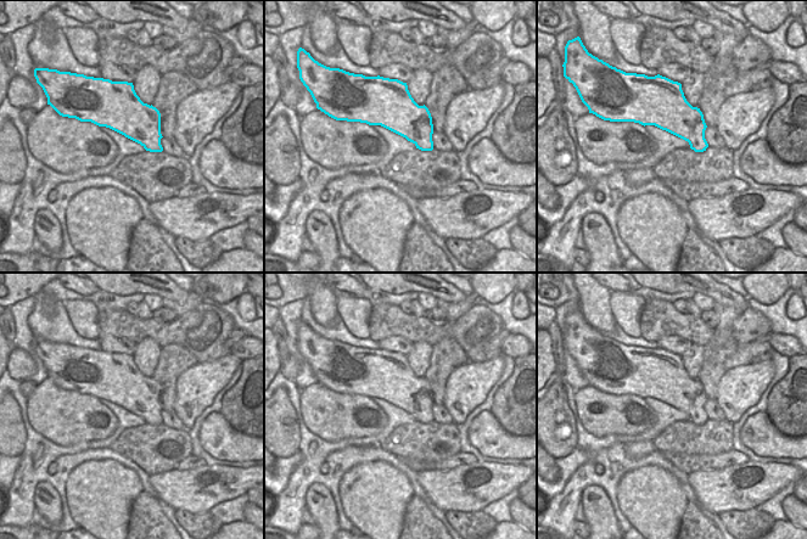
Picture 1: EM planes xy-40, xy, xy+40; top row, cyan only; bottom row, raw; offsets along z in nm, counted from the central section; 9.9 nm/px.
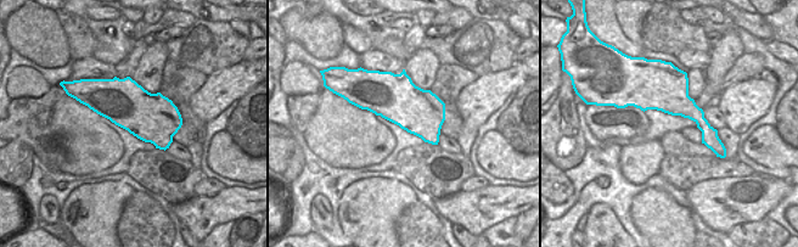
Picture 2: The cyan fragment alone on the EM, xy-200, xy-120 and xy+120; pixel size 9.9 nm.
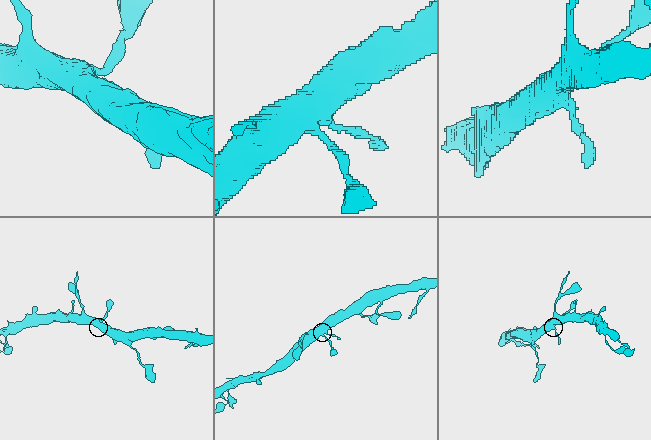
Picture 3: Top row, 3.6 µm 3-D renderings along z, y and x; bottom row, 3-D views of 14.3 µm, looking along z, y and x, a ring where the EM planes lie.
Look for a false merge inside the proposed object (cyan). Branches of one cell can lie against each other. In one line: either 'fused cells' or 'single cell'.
single cell

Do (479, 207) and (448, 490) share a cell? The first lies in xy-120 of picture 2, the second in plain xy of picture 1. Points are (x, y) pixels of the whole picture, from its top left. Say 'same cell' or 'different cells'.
same cell

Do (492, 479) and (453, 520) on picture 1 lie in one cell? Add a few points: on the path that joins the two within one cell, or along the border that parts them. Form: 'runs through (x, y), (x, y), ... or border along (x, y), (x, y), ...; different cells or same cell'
border along (481, 509), (446, 512); different cells

